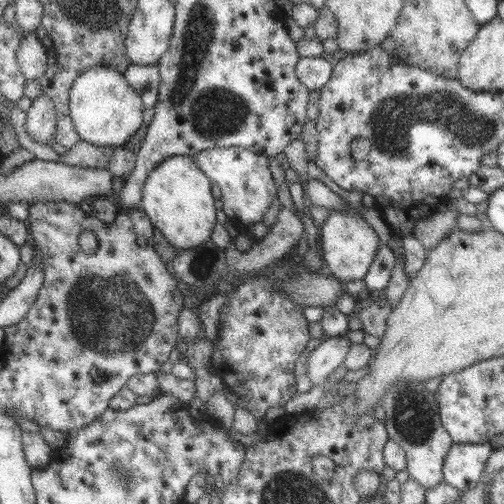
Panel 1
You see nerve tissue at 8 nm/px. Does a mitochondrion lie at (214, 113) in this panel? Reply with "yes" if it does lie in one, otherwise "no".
yes

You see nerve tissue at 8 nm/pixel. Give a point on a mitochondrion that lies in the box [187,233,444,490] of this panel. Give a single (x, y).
(413, 417)

